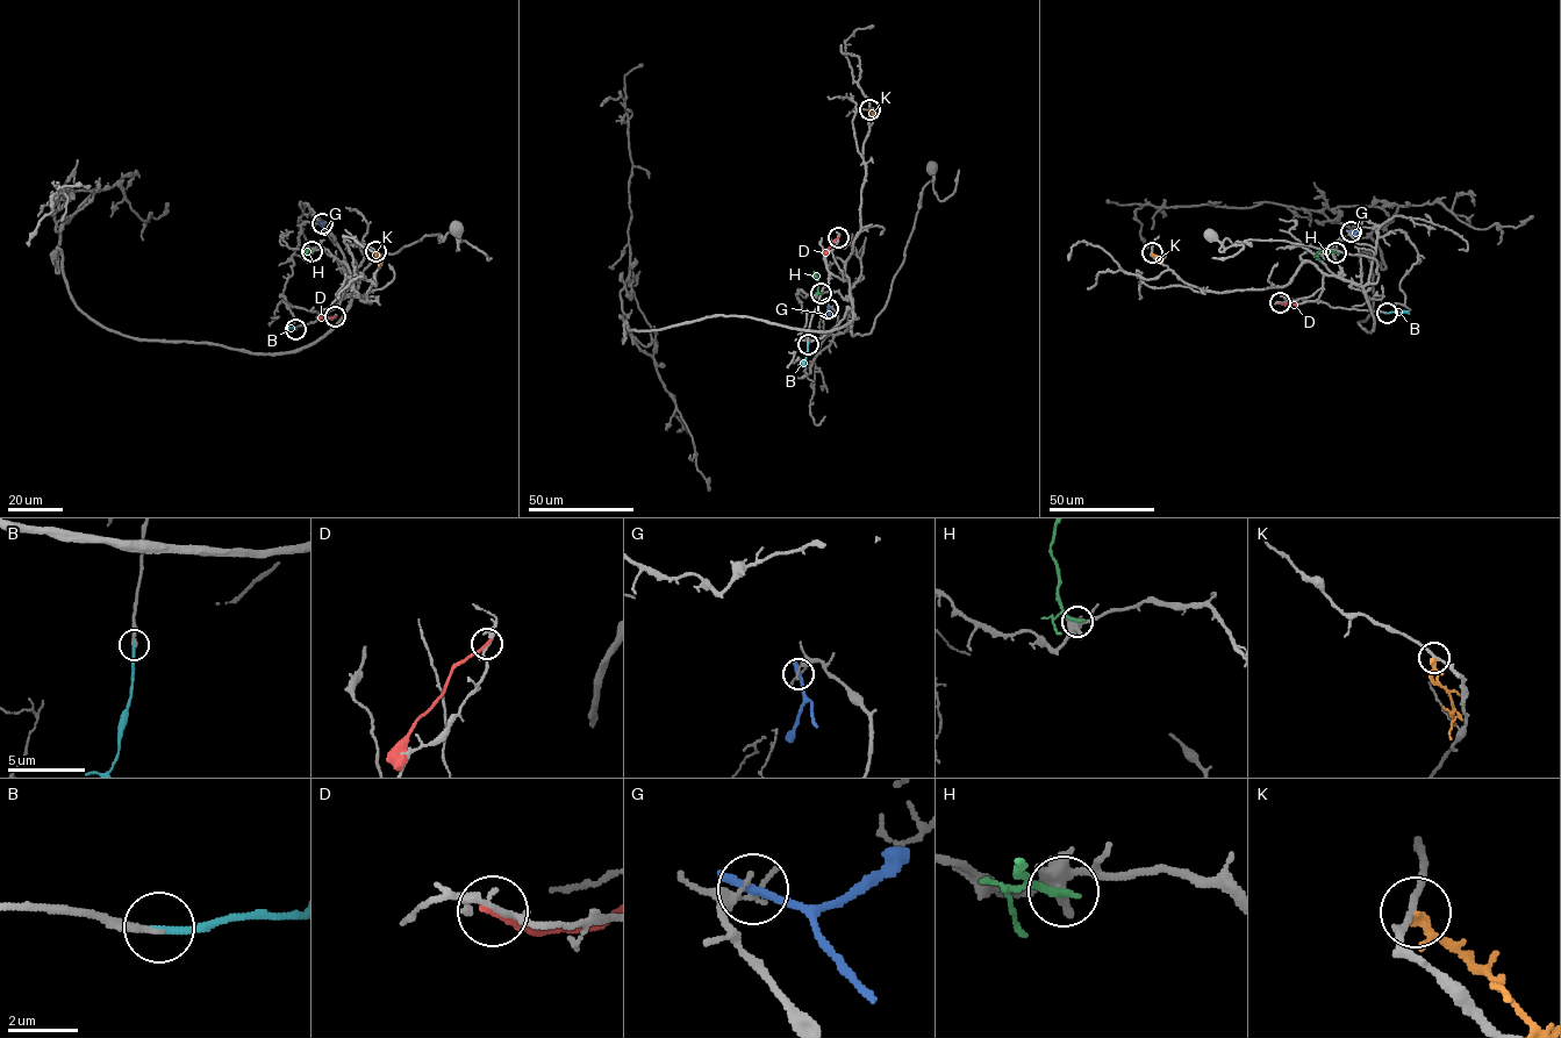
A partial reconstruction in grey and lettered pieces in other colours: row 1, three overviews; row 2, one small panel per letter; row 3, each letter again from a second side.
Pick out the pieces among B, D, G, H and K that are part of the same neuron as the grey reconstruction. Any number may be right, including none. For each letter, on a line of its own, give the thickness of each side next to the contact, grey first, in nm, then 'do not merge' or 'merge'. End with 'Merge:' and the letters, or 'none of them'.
B: 190 nm thick on the grey side, 240 nm on the other; merge
D: 160 nm thick on the grey side, 200 nm on the other; do not merge
G: 160 nm thick on the grey side, 340 nm on the other; do not merge
H: 400 nm thick on the grey side, 240 nm on the other; do not merge
K: 170 nm thick on the grey side, 240 nm on the other; do not merge
Merge: B

